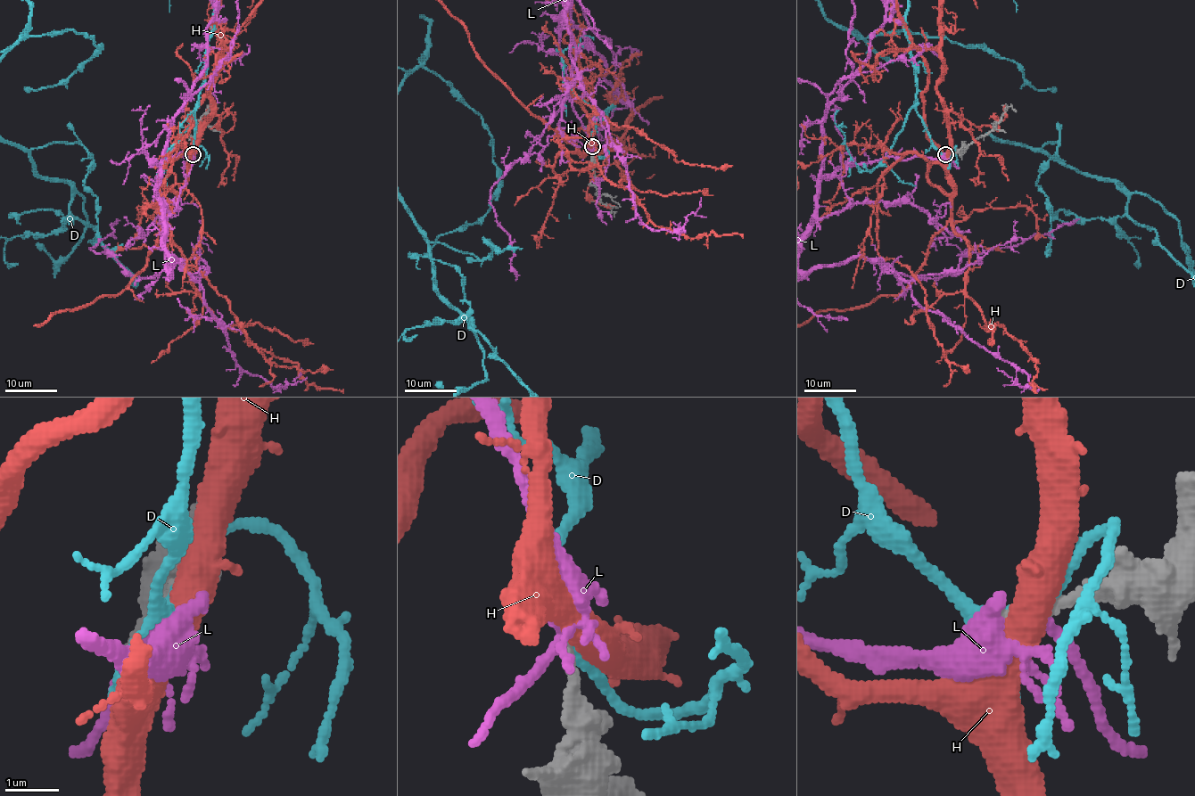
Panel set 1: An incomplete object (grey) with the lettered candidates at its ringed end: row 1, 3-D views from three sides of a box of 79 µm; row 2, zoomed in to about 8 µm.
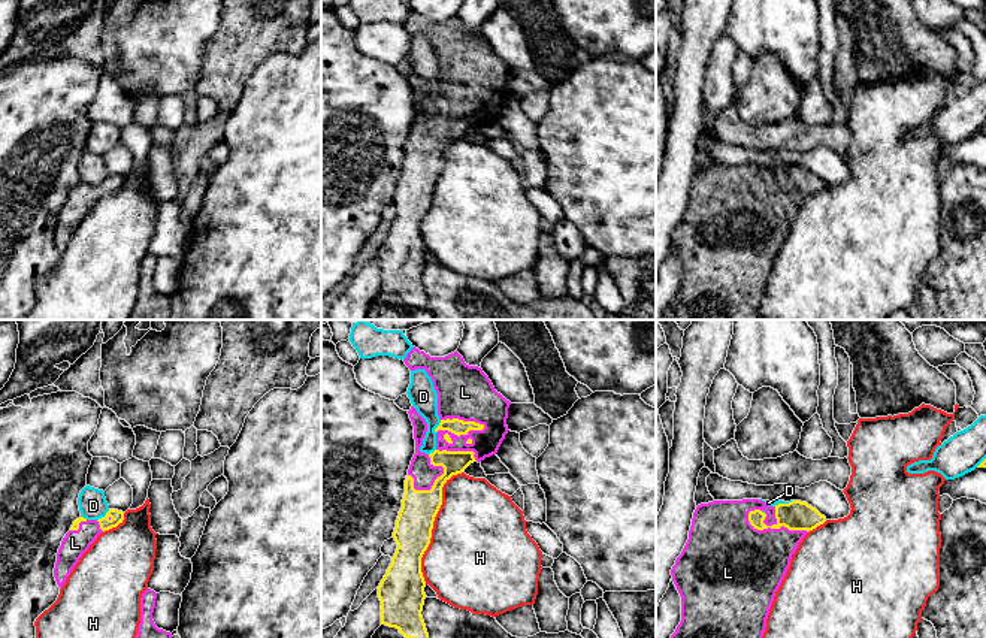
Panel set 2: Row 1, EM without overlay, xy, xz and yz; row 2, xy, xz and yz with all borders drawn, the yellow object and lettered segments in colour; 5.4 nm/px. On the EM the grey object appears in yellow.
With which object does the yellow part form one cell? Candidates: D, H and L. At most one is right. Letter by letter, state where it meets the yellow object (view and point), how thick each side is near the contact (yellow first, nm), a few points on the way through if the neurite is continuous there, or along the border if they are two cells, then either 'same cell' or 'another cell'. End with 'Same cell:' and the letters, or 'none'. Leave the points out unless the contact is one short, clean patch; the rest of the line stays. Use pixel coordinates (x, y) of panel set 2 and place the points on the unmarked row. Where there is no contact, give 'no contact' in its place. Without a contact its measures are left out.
D: contact xy (105, 181); calibres 70 and 150 nm; another cell
H: contact xz (432, 190); calibres 200 and 480 nm; another cell
L: contact xz (460, 99); calibres 90 and 300 nm; same cell
Same cell: L

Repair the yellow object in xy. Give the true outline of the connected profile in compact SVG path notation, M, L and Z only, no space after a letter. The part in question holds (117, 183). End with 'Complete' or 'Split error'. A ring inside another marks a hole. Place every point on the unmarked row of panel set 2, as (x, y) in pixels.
M109 175L106 181L99 185L87 185L79 182L73 187L57 218L54 242L60 254L97 202L105 196L117 193L120 188L123 188L123 185L123 176Z. Split error

